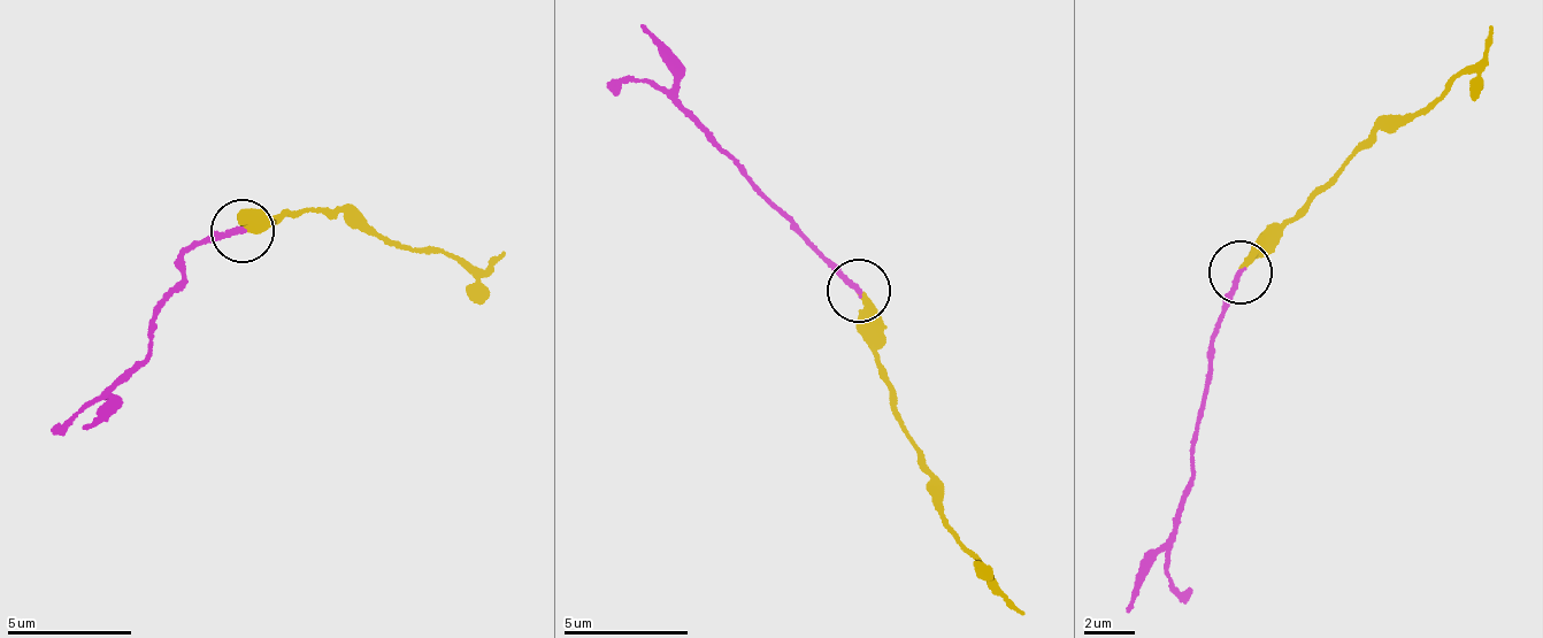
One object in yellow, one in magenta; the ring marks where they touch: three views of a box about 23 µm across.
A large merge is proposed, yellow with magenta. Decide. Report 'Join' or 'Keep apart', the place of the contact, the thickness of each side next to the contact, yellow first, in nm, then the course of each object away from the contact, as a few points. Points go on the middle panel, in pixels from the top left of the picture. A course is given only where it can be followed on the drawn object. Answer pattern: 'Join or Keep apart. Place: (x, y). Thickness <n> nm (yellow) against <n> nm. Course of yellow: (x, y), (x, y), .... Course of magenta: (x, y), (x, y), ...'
Keep apart. Place: (859, 291). Thickness 320 nm (yellow) against 240 nm. Course of yellow: (859, 291), (876, 359), (936, 509), (997, 594), (1025, 613). Course of magenta: (859, 291), (800, 238), (721, 146), (678, 105), (655, 37), (639, 23)

